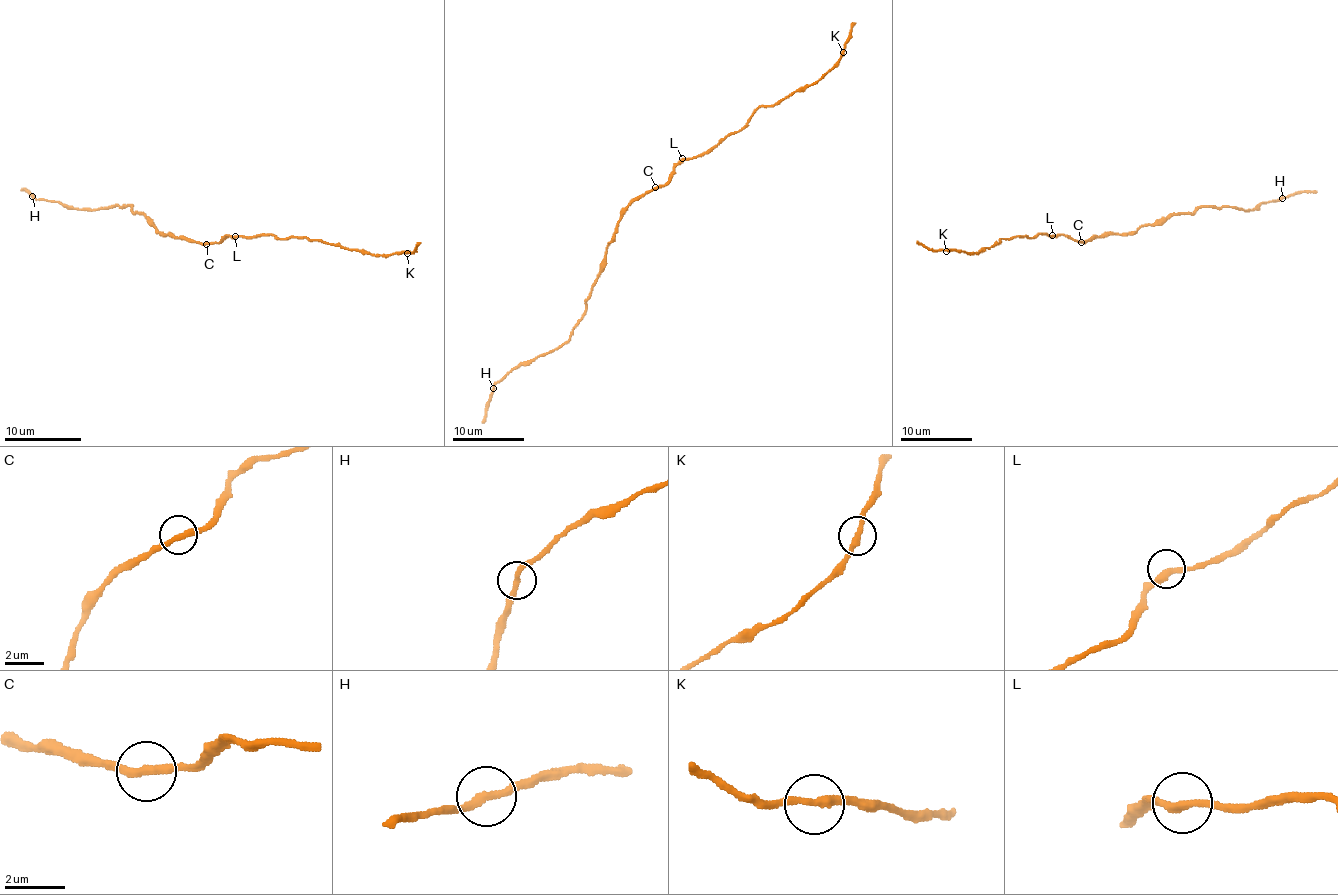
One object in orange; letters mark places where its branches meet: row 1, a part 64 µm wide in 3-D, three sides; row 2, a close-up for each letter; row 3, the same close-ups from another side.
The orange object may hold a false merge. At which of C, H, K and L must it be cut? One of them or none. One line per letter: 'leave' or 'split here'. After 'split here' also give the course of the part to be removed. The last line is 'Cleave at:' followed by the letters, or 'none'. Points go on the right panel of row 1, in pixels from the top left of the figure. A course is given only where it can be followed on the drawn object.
C: leave
H: leave
K: leave
L: leave
Cleave at: none

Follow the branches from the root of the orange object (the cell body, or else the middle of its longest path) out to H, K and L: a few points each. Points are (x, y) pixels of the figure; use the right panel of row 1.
H: (1092, 240), (1127, 235), (1202, 206), (1250, 210), (1282, 198)
K: (1092, 240), (1079, 242), (1063, 235), (1038, 233), (1035, 237), (1002, 239), (978, 253), (945, 251)
L: (1092, 240), (1079, 242), (1063, 235), (1052, 235)

